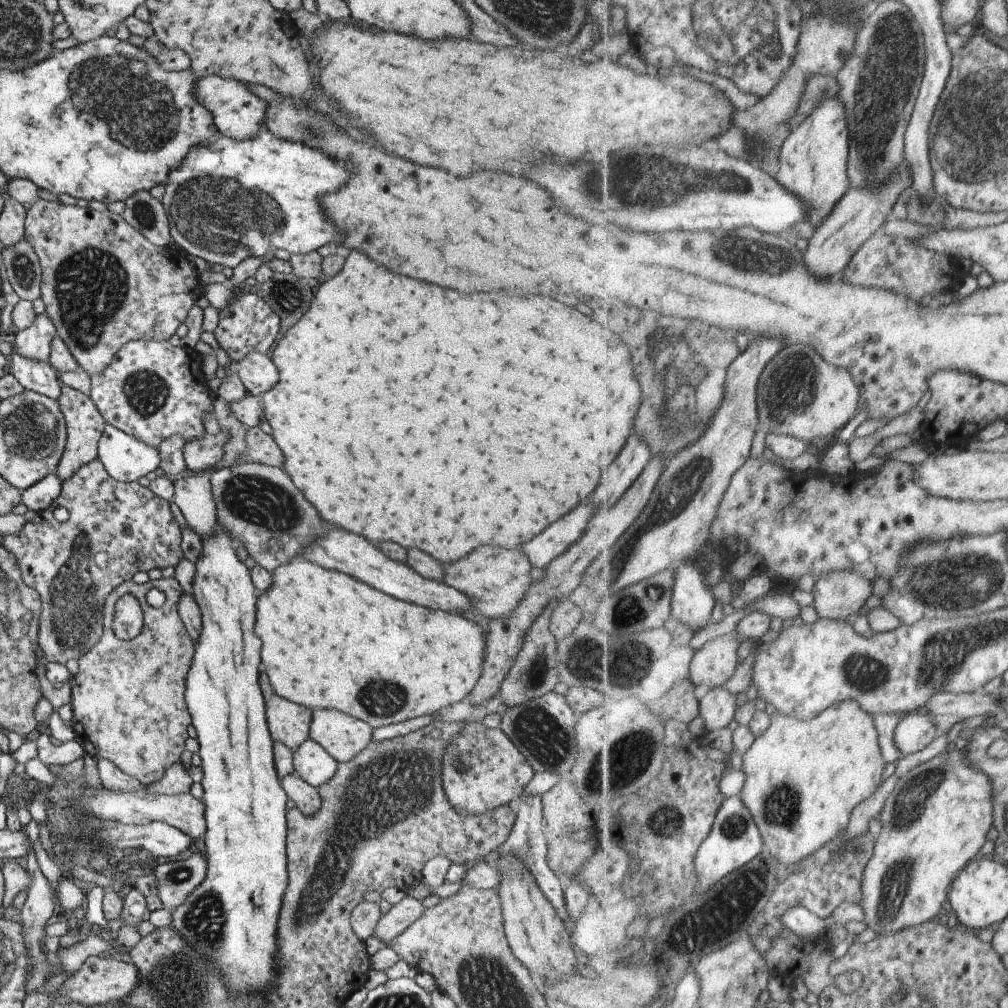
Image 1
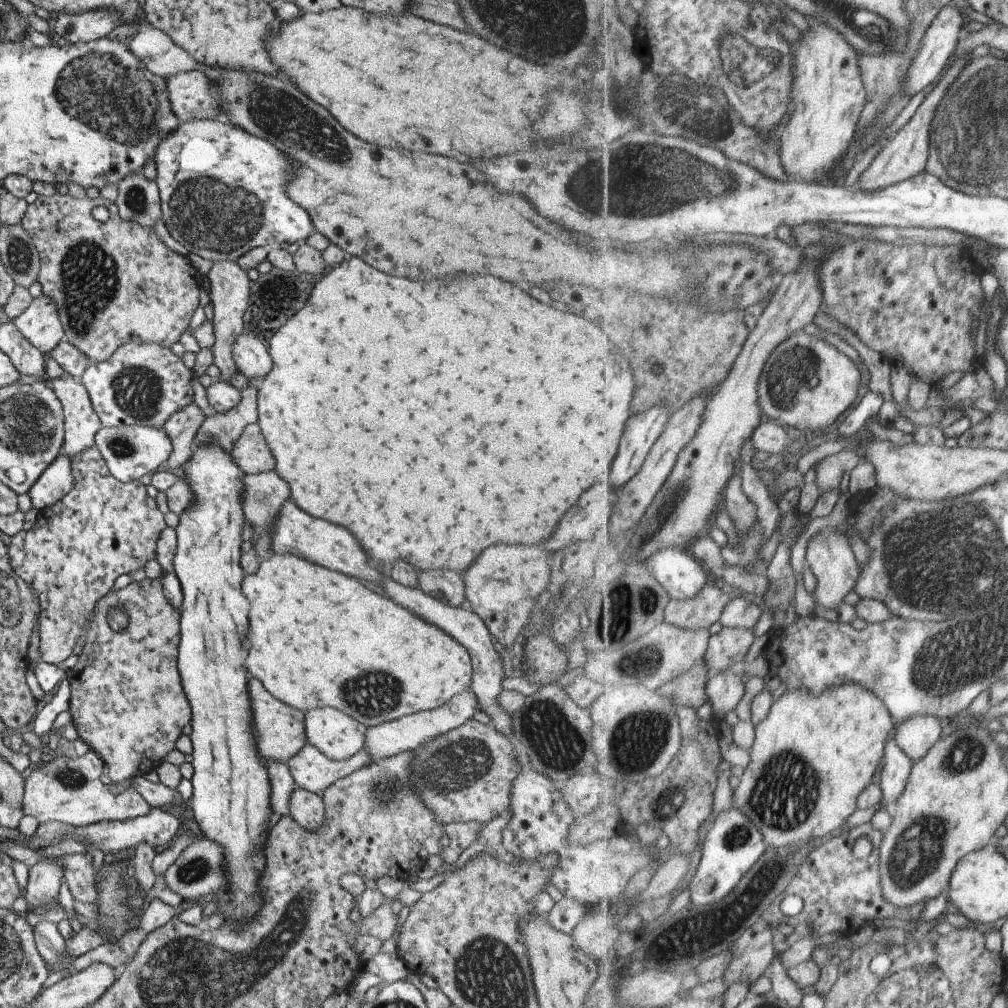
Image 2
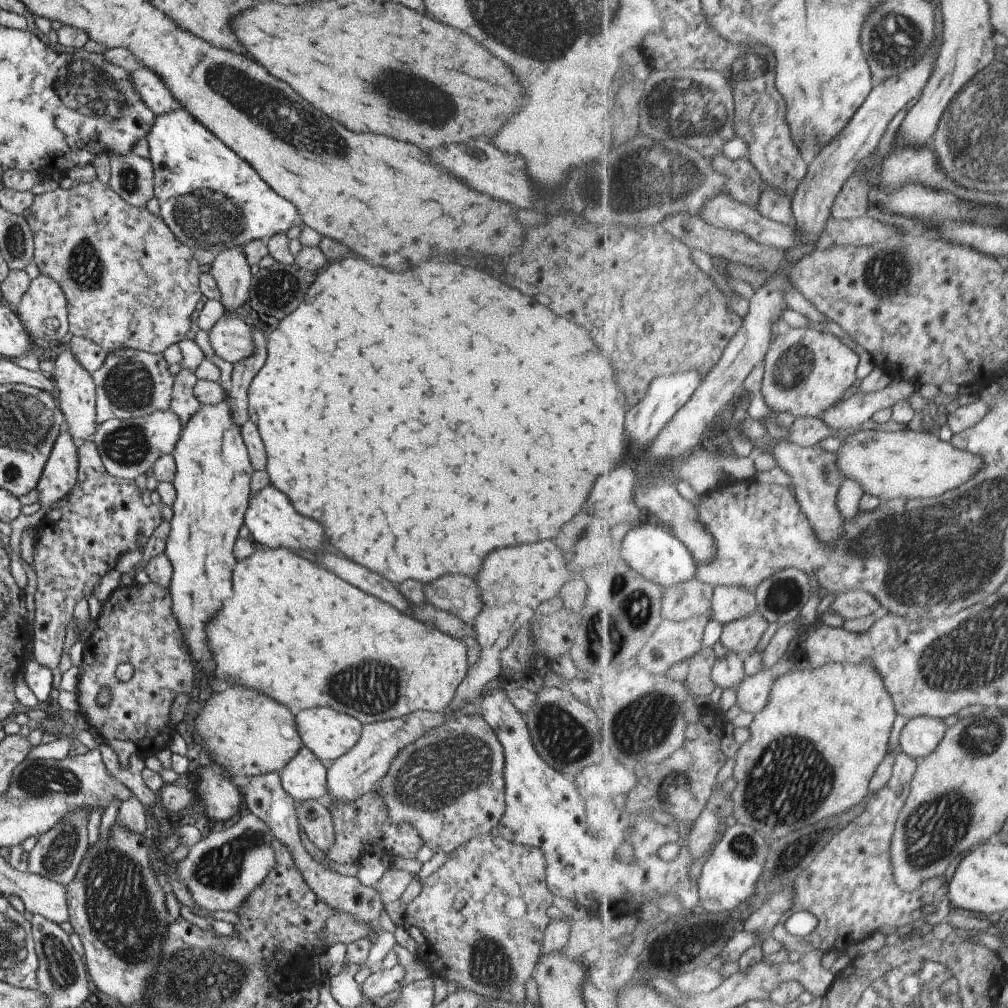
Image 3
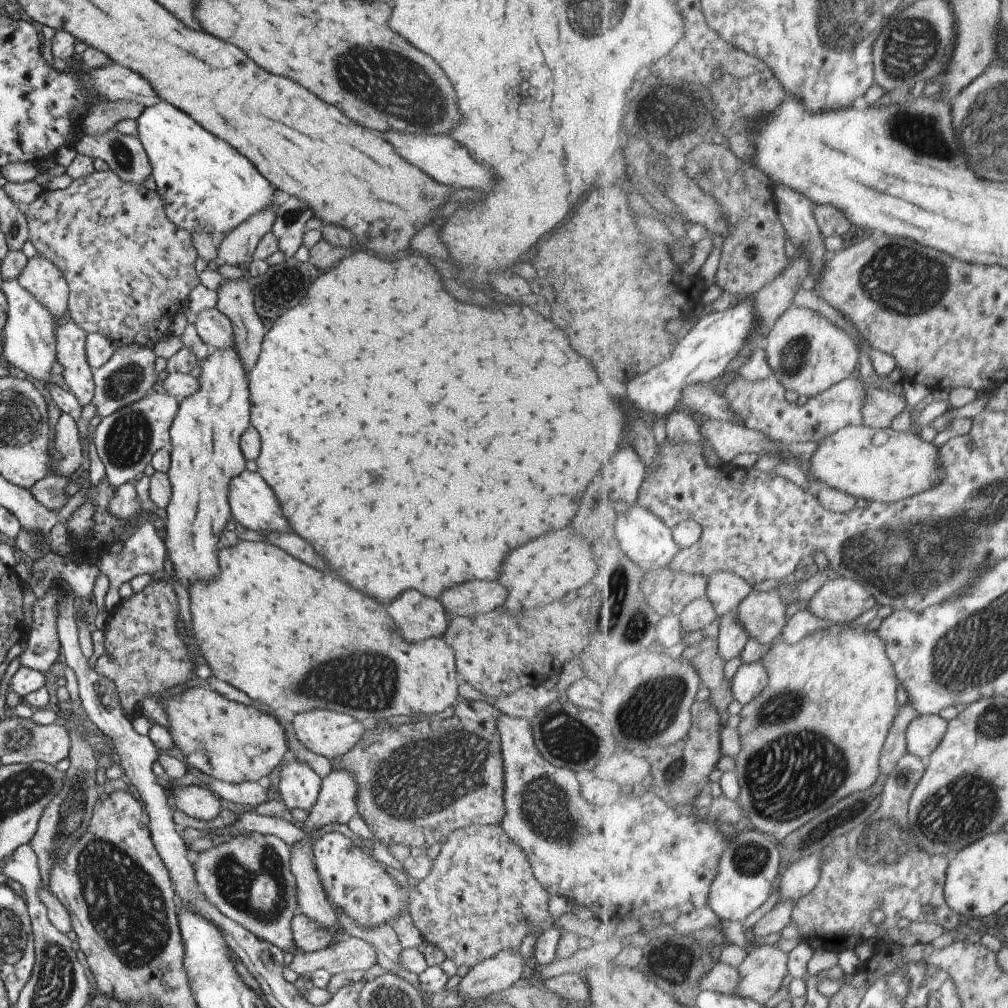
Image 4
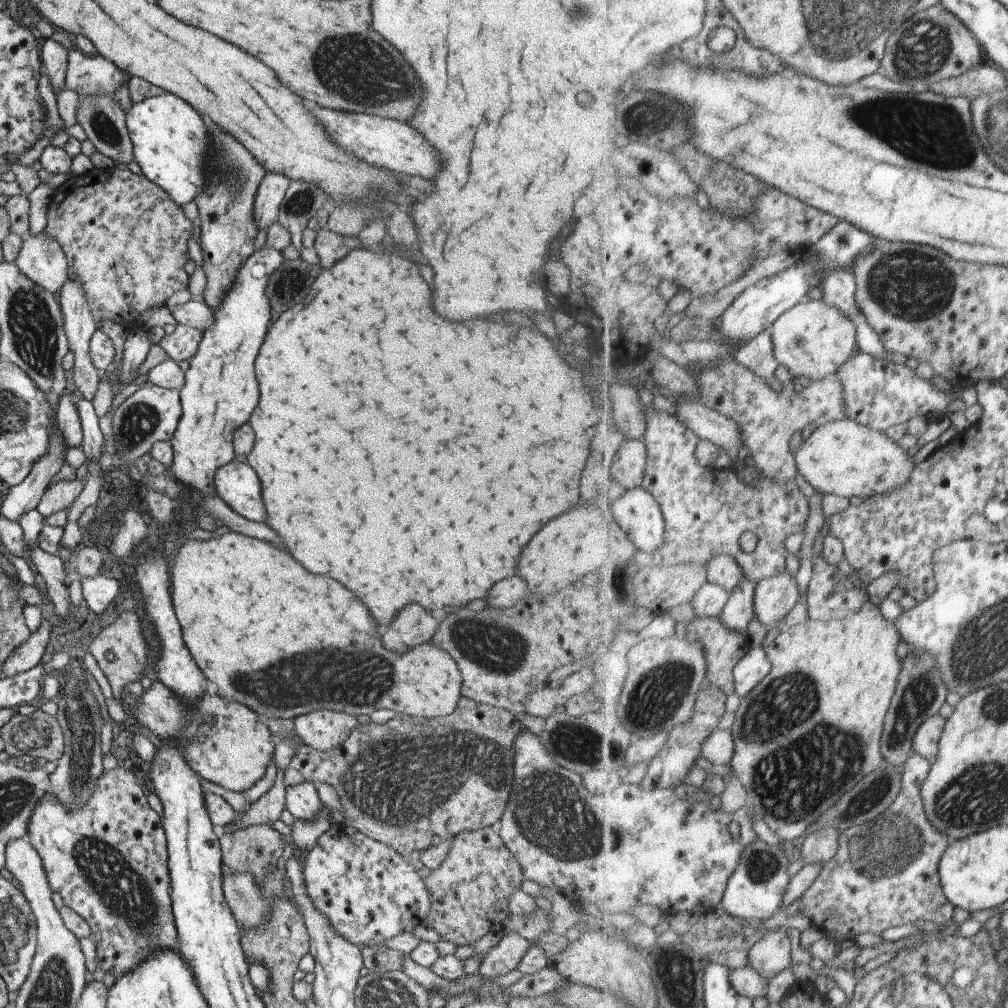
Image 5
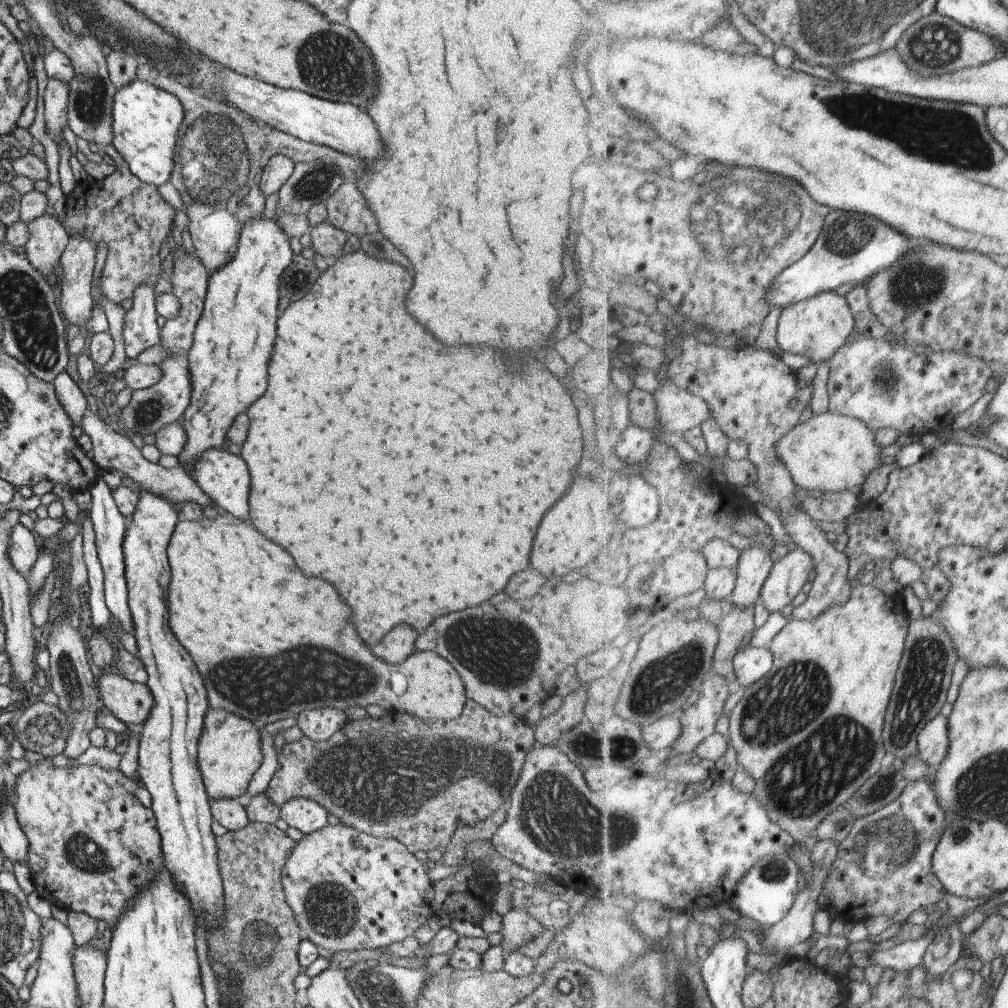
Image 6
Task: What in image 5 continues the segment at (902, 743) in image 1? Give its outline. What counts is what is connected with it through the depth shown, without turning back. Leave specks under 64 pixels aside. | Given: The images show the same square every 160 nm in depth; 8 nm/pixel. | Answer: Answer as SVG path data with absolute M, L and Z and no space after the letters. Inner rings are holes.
M935 715L927 718L914 739L914 753L925 759L935 760L940 752L940 741L944 736L946 720L943 716Z

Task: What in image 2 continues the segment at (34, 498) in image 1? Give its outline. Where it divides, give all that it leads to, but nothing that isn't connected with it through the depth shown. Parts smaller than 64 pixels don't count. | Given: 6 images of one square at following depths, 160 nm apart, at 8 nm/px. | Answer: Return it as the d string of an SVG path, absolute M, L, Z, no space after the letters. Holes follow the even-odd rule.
M60 451L26 493L32 508L41 511L52 506L73 488L73 482L70 459Z

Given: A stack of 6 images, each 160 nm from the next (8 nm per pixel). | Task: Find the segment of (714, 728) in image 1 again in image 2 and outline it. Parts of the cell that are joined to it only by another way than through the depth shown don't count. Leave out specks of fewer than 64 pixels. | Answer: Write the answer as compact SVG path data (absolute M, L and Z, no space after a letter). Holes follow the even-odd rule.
M729 670L719 671L709 676L706 685L708 701L712 706L712 713L719 719L725 719L725 714L735 711L743 700L746 683L740 674L733 674Z

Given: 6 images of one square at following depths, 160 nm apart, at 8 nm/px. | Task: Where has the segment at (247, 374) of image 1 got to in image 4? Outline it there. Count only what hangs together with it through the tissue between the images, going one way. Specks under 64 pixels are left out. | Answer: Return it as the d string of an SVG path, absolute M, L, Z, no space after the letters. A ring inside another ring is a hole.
M215 307L201 310L195 317L193 324L195 333L209 348L222 350L234 345L231 325Z

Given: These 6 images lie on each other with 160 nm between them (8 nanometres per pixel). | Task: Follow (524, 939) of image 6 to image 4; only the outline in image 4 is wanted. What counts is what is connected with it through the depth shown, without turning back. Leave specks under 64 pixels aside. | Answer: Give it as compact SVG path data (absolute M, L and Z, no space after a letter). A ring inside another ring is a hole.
M517 948L499 949L491 958L477 962L457 986L457 992L469 1000L478 1001L517 985L523 972L523 958Z

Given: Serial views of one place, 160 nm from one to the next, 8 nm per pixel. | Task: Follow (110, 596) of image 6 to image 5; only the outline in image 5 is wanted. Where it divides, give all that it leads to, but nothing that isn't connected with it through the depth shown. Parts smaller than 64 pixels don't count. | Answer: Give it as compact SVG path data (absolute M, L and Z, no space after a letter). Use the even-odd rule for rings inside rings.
M74 398L73 404L77 408L77 416L82 431L81 450L87 461L99 458L103 451L102 434L99 430L99 416L93 409L93 404L85 398Z

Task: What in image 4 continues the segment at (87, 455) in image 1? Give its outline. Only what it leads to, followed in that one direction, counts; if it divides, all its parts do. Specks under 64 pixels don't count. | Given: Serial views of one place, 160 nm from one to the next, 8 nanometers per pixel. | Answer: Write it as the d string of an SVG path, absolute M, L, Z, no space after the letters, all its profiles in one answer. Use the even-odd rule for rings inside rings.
M68 317L58 323L55 331L55 361L63 372L63 382L79 406L91 403L94 396L93 370L85 357L85 338L87 333Z

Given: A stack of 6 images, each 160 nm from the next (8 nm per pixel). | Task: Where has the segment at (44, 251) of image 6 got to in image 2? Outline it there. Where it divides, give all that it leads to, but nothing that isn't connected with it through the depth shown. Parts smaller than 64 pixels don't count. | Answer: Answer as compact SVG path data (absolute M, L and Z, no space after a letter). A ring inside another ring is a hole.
M45 294L32 298L29 306L12 321L12 324L41 354L50 353L60 341L65 340L57 308L53 300Z

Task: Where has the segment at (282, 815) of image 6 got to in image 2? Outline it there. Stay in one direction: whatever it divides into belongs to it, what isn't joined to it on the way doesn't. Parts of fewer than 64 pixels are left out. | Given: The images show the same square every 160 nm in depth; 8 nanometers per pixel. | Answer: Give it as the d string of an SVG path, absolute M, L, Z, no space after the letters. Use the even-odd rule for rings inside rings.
M307 743L285 762L294 786L319 797L325 788L368 763L369 756L363 747L349 759L333 761Z

